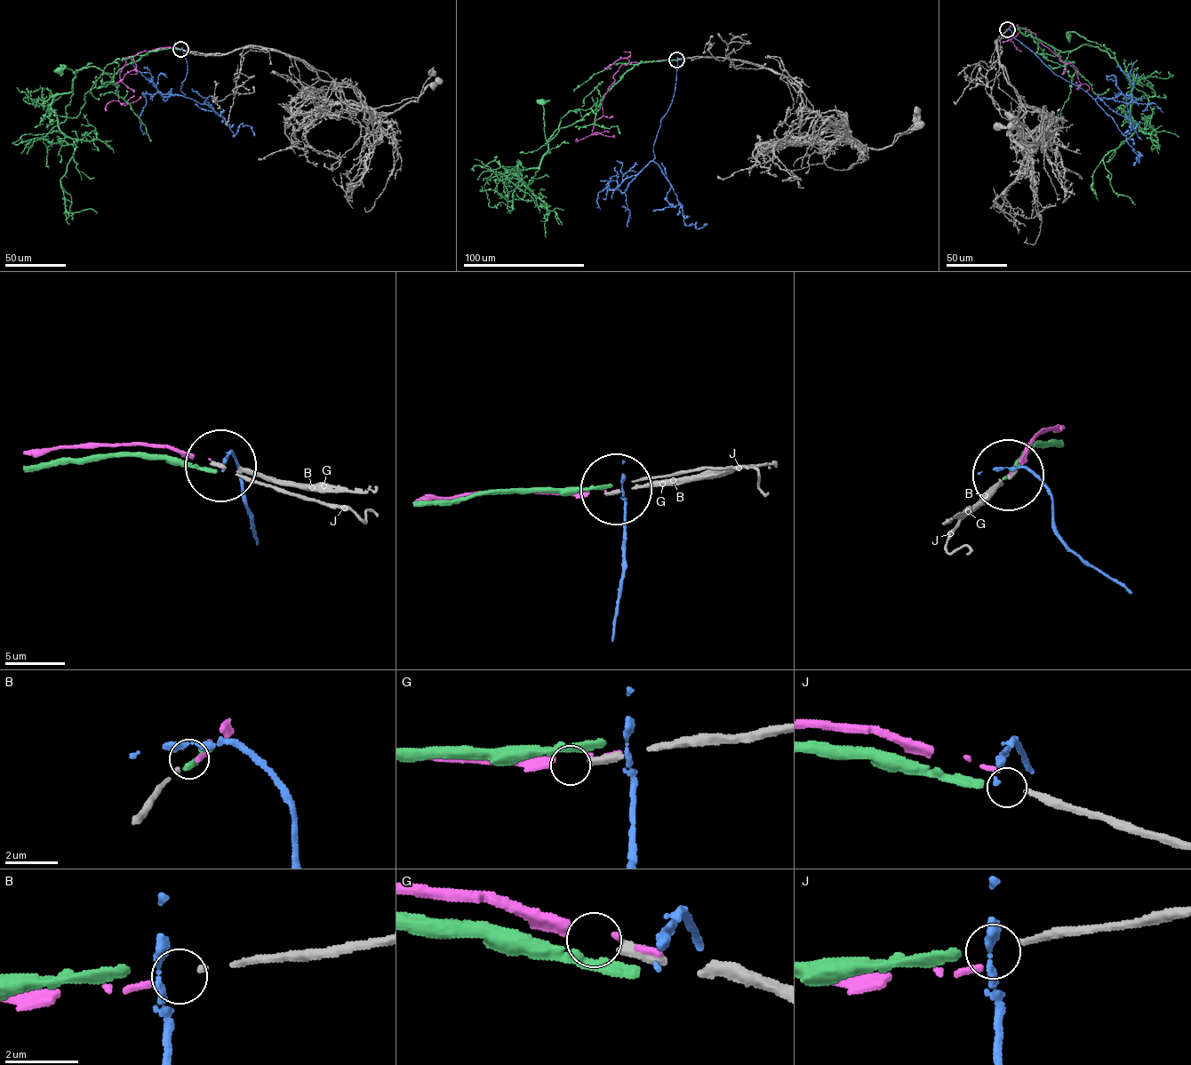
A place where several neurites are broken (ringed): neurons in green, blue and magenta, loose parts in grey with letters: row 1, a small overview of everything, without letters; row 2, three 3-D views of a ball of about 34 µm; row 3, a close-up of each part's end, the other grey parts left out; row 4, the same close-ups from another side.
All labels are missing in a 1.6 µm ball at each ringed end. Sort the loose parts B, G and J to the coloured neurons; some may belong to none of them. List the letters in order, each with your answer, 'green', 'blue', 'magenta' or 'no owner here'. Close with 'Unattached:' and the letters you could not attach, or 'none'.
B: magenta
G: no owner here
J: no owner here
Unattached: G, J

